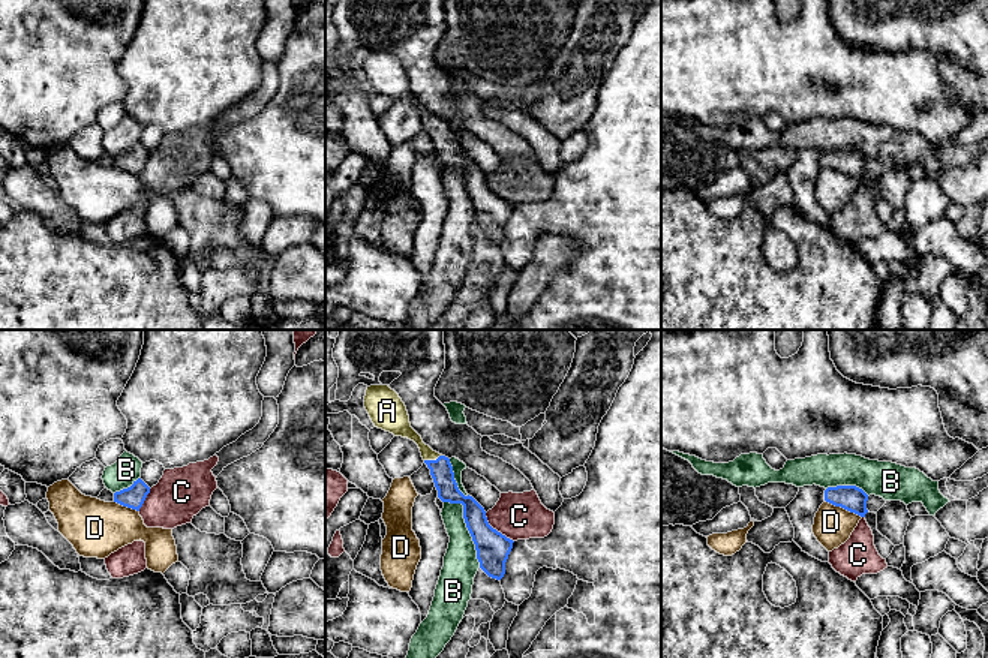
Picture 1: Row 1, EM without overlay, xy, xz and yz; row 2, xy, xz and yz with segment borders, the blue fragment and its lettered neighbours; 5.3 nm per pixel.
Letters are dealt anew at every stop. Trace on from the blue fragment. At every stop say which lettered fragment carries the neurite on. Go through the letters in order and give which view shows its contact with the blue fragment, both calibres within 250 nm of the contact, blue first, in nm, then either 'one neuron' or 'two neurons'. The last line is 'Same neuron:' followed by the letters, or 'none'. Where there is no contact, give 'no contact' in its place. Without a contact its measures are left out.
A: xz | 120/110 nm | one neuron
B: xz | 180/190 nm | two neurons
C: xz | 180/260 nm | two neurons
D: yz | 140/220 nm | two neurons
Same neuron: A

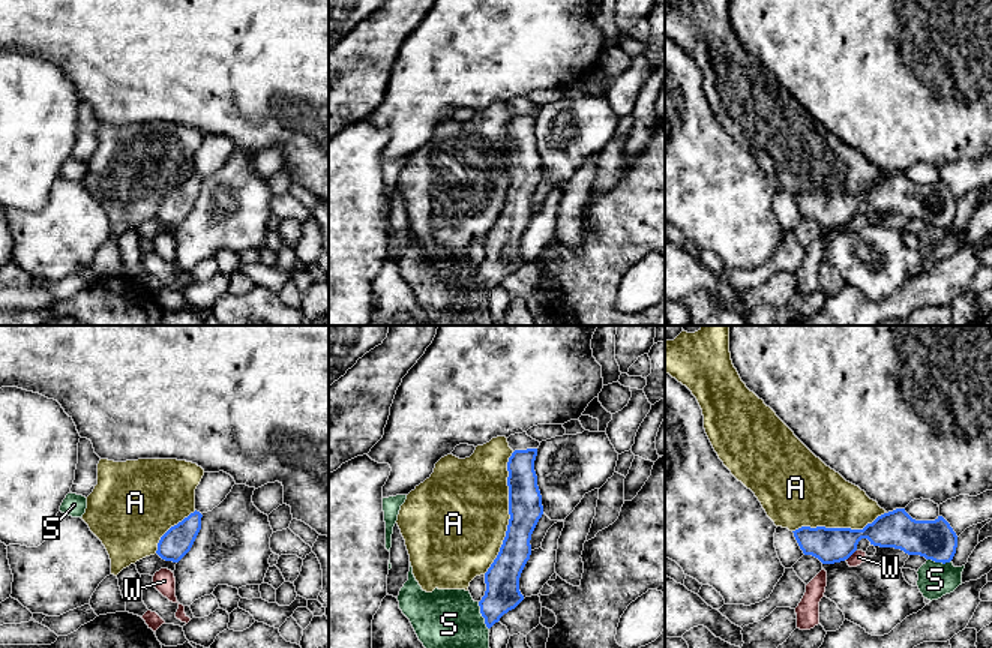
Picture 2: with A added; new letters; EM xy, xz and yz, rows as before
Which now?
A: xz | 180/500 nm | two neurons
S: xz | 180/320 nm | two neurons
W: yz | 190/70 nm | two neurons
Same neuron: none

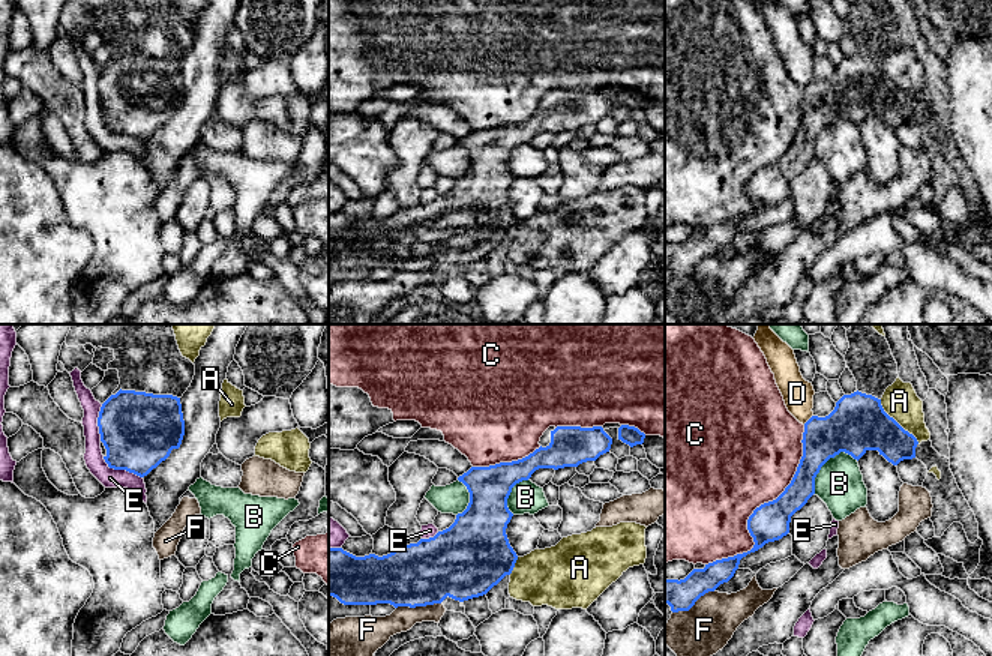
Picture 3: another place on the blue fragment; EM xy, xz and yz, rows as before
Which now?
A: yz | 300/190 nm | two neurons
B: yz | 300/260 nm | two neurons
C: yz | 200/500 nm | two neurons
D: yz | 280/160 nm | two neurons
E: xy | 400/110 nm | two neurons
F: xz | 340/140 nm | two neurons
Same neuron: none

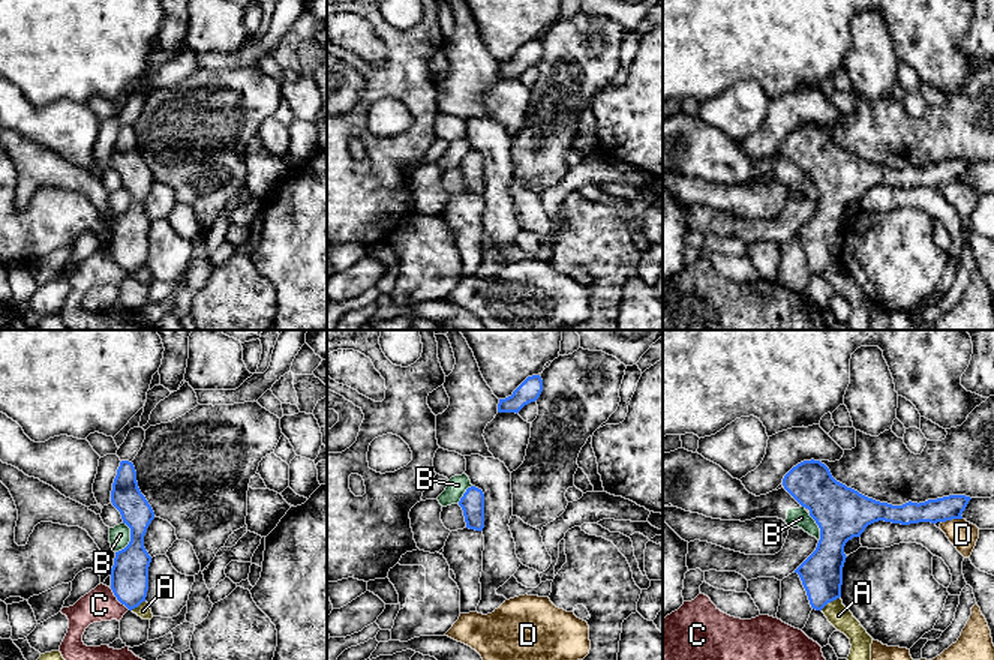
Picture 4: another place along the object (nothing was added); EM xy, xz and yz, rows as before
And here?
A: yz | 220/120 nm | two neurons
B: xy | 200/110 nm | two neurons
C: xy | 200/180 nm | two neurons
D: yz | 130/150 nm | two neurons
Same neuron: none

